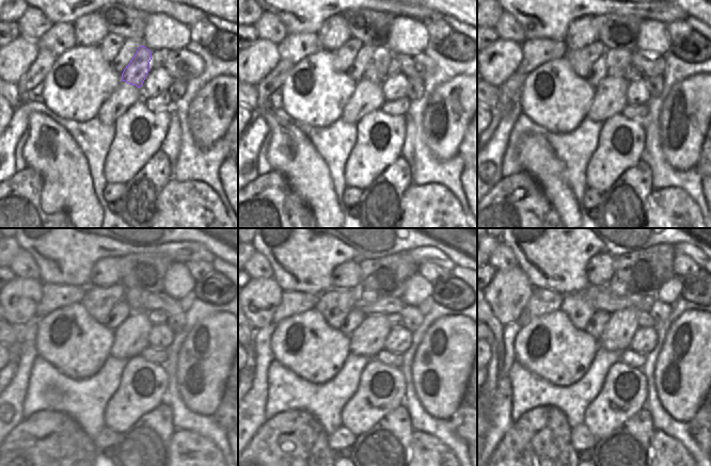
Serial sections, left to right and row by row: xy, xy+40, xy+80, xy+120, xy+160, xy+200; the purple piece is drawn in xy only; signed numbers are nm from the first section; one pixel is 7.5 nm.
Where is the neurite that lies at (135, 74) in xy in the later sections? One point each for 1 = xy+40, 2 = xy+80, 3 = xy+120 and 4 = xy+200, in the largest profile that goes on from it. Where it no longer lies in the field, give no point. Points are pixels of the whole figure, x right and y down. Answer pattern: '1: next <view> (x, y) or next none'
1: next xy+40 (377, 70)
2: next xy+80 (617, 60)
3: next xy+120 (135, 298)
4: next xy+200 (618, 288)

